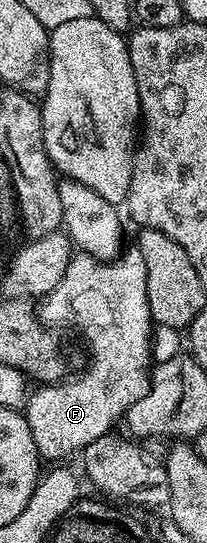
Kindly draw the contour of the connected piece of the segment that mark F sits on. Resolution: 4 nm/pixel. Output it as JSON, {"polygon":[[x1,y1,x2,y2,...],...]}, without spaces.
{"polygon":[[139,245,130,246,119,258,113,258,110,262,99,262,94,256,83,252,77,253,69,260,62,280,58,280,55,288,39,299,38,317,41,323,52,328,61,328,60,326,64,325,77,326,81,336,88,341,88,350,92,353,85,374,77,373,62,382,37,385,37,390,33,389,27,395,27,403,22,413,30,424,30,432,34,436,34,444,41,459,68,460,64,458,70,457,71,454,79,455,84,447,109,433,113,429,112,425,115,422,119,423,128,409,138,400,142,400,142,396,146,396,146,375,153,361,154,323,146,296,146,260,142,260]]}

